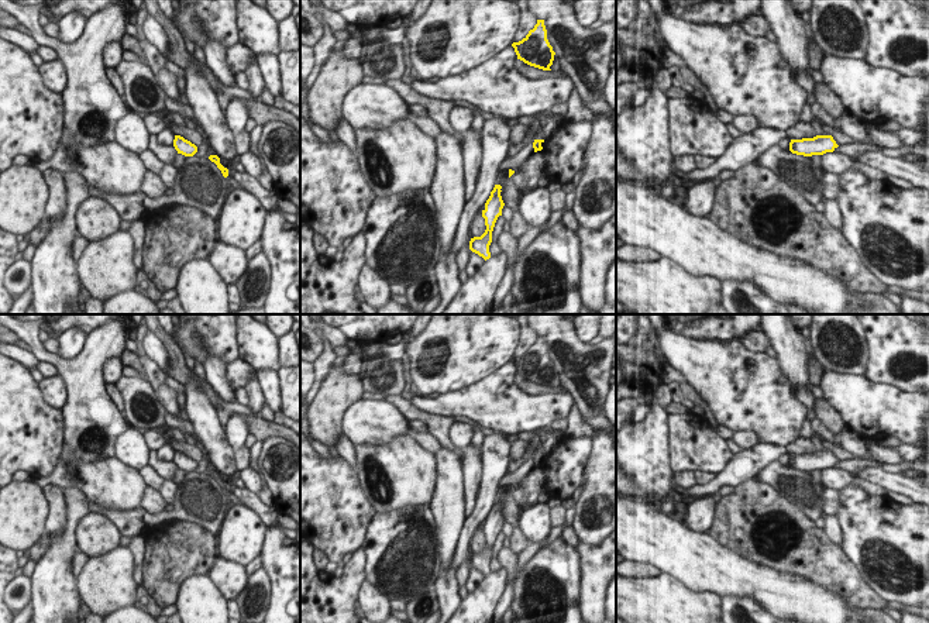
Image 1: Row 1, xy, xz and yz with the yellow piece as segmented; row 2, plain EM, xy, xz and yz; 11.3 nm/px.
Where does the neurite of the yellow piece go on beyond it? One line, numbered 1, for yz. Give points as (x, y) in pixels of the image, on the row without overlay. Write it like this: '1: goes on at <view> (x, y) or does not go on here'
1: does not go on here

